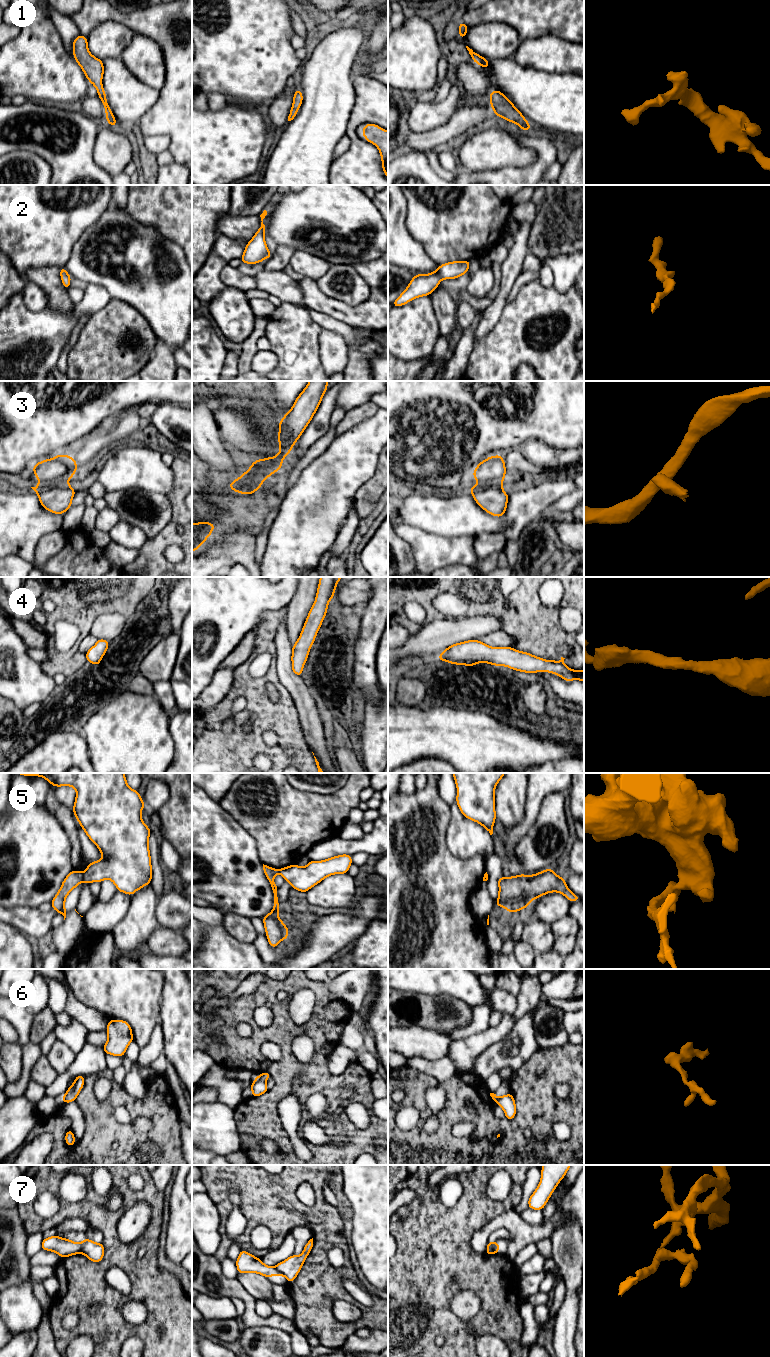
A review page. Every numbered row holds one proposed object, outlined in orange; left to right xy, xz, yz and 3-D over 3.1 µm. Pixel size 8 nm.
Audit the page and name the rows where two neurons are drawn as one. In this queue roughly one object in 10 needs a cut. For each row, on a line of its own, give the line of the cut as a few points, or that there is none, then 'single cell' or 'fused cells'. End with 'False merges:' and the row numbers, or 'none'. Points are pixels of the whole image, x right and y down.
1: cut none; single cell
2: cut none; single cell
3: cut none; single cell
4: cut none; single cell
5: cut xy (82, 873), (84, 880); fused cells
6: cut none; single cell
7: cut xz (274, 1267), (284, 1275); fused cells
False merges: 5, 7

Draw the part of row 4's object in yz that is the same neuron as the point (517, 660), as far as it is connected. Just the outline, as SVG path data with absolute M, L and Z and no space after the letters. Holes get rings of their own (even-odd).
M476 639L455 643L446 648L438 657L440 661L447 661L449 664L474 666L477 663L489 663L494 666L505 666L515 671L526 673L549 672L560 676L564 681L580 680L584 682L584 670L573 670L564 664L561 657L559 662L555 660L545 660L530 653L515 650L512 647L490 647Z

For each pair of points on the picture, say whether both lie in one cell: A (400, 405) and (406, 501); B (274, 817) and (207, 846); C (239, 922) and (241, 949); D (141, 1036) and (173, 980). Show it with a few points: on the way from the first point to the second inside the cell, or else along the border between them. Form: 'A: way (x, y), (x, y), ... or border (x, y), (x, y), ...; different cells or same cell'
A: border (411, 487), (434, 491); different cells
B: border (228, 812), (254, 839), (257, 849); different cells
C: border (223, 925), (238, 940), (252, 943); different cells
D: border (165, 979), (162, 989), (160, 1023); different cells

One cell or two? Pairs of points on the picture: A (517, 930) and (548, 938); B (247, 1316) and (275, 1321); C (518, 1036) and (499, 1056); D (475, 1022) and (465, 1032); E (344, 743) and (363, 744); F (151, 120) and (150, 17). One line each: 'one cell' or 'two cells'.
A: two cells
B: one cell
C: one cell
D: one cell
E: two cells
F: one cell

